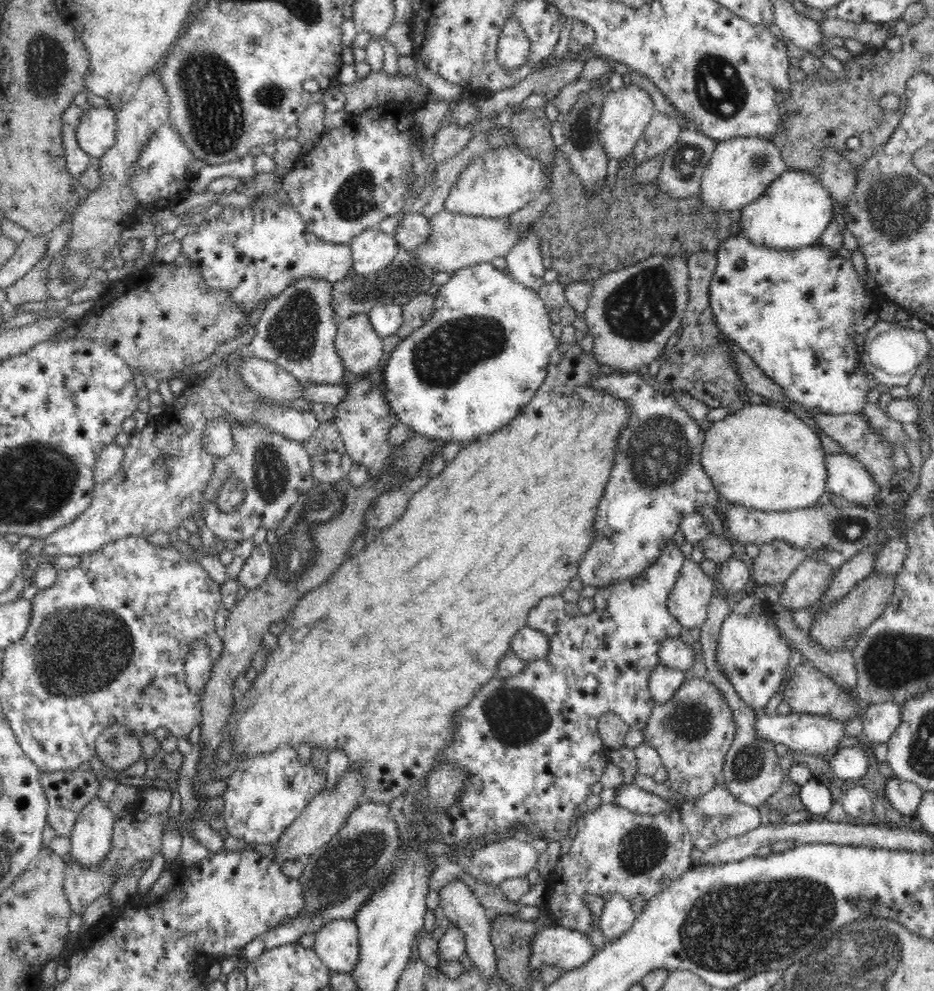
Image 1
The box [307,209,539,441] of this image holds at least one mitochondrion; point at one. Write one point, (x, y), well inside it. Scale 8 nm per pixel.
(440, 360)

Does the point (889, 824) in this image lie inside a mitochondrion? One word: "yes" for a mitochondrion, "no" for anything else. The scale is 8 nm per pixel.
no

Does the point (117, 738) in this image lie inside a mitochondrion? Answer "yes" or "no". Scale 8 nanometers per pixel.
yes

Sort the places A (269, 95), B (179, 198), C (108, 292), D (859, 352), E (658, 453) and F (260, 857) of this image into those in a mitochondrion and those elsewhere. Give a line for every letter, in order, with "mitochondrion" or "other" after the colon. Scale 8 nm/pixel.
A: mitochondrion
B: other
C: other
D: other
E: mitochondrion
F: other

